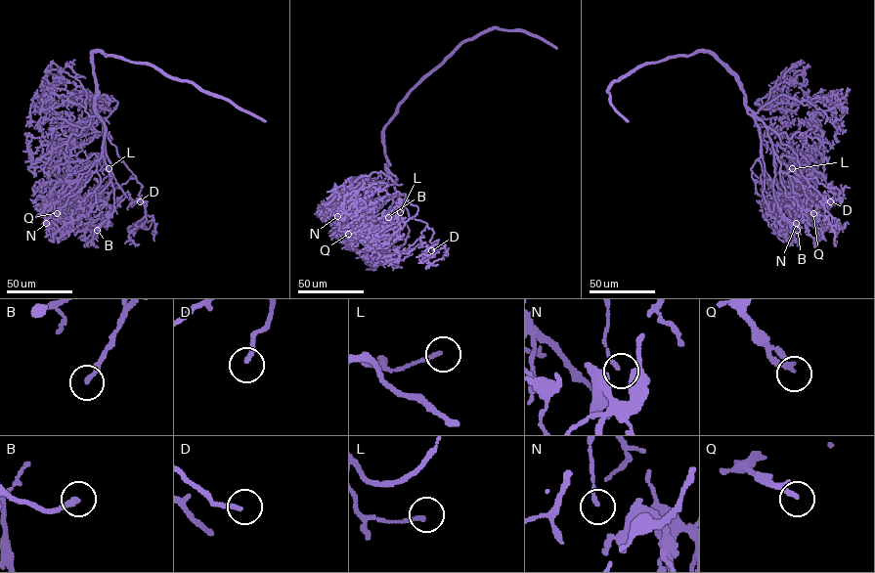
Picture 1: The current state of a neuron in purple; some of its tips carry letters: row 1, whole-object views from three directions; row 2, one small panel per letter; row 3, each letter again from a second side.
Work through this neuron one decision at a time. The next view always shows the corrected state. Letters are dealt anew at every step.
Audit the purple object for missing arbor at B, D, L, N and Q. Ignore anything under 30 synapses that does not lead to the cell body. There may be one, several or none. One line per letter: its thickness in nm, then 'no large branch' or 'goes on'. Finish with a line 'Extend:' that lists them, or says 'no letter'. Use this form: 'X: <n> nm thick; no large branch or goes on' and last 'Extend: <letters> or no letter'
B: 220 nm thick; goes on
D: 170 nm thick; goes on
L: 170 nm thick; no large branch
N: 110 nm thick; no large branch
Q: 200 nm thick; no large branch
Extend: B, D

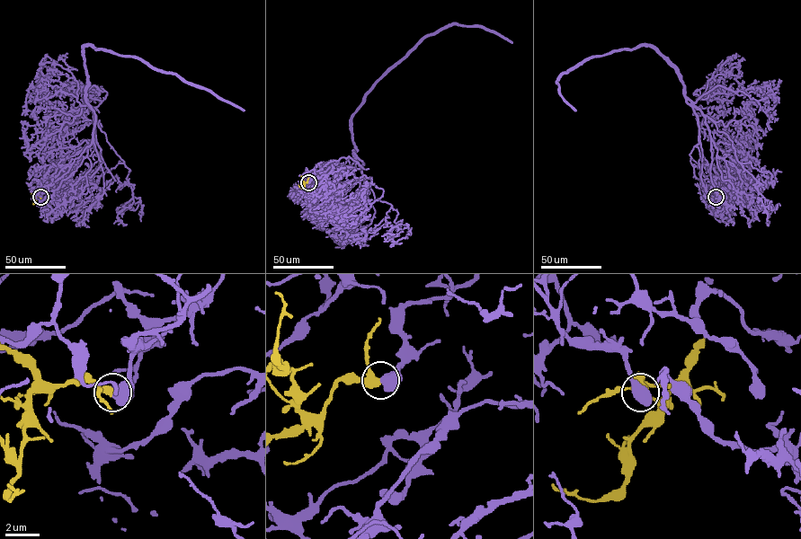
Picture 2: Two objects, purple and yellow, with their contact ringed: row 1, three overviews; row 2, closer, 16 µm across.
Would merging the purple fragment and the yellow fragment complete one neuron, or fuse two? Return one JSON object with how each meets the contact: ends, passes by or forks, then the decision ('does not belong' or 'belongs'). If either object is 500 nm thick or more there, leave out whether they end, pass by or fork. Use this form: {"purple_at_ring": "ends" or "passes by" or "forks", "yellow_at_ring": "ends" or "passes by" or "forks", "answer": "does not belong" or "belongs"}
{"answer": "belongs"}

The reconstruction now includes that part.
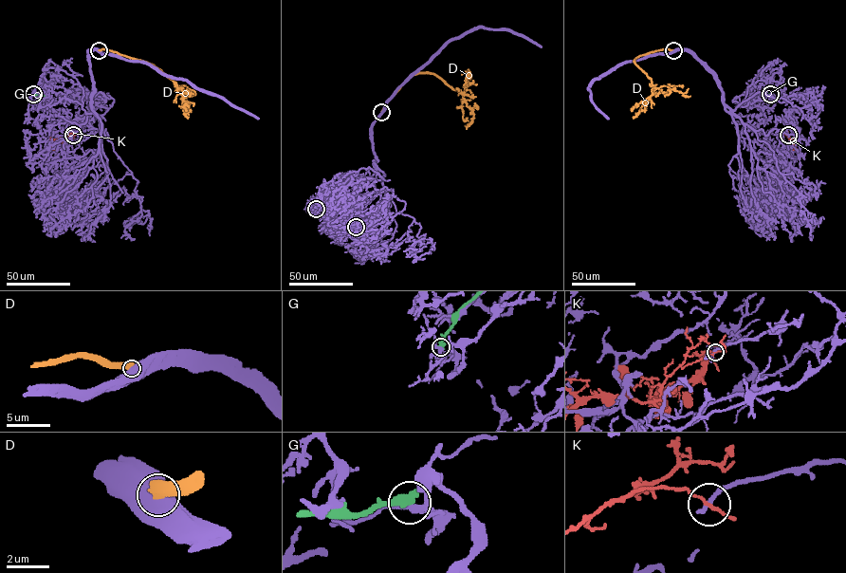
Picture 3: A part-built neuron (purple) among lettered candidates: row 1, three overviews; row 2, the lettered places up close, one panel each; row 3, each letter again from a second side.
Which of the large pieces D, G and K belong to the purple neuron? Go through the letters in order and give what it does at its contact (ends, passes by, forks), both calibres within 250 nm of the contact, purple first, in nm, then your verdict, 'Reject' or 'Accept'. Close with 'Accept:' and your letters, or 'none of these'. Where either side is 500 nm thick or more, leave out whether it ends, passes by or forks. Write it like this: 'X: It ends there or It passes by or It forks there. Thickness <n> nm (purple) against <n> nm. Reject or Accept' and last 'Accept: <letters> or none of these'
D: Thickness 850 nm (purple) against 600 nm. Reject
G: It ends there. Thickness 240 nm (purple) against 440 nm. Reject
K: It passes by. Thickness 280 nm (purple) against 130 nm. Reject
Accept: none of these

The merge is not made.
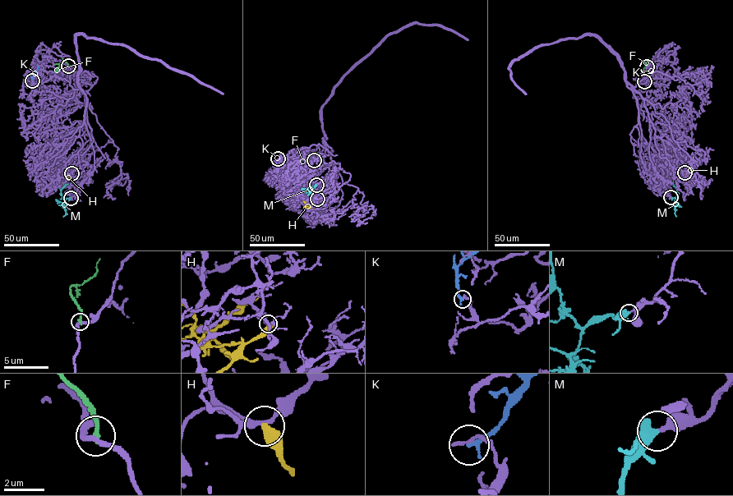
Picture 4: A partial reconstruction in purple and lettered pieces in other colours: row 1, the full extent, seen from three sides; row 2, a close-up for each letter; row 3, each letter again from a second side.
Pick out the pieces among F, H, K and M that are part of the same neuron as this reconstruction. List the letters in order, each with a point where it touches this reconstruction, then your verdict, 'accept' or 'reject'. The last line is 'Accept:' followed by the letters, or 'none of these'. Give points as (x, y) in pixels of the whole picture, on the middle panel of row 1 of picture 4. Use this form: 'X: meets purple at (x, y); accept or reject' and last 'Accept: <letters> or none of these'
F: meets purple at (314, 160); reject
H: meets purple at (317, 199); accept
K: meets purple at (278, 158); reject
M: meets purple at (316, 185); accept
Accept: H, M

